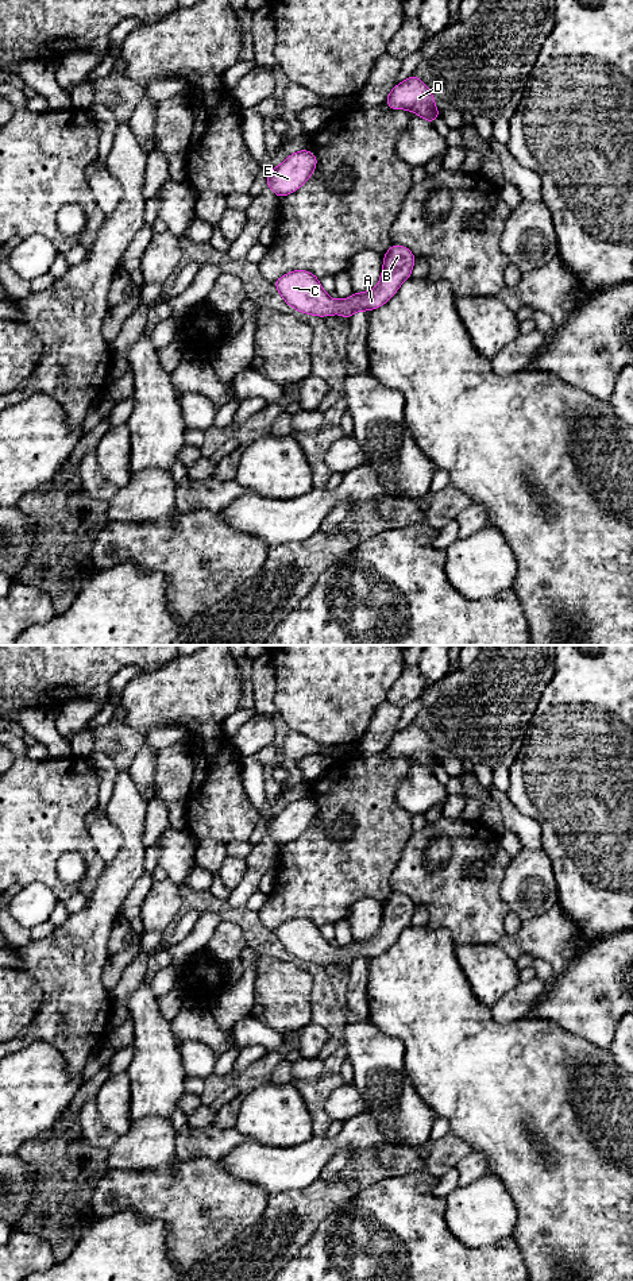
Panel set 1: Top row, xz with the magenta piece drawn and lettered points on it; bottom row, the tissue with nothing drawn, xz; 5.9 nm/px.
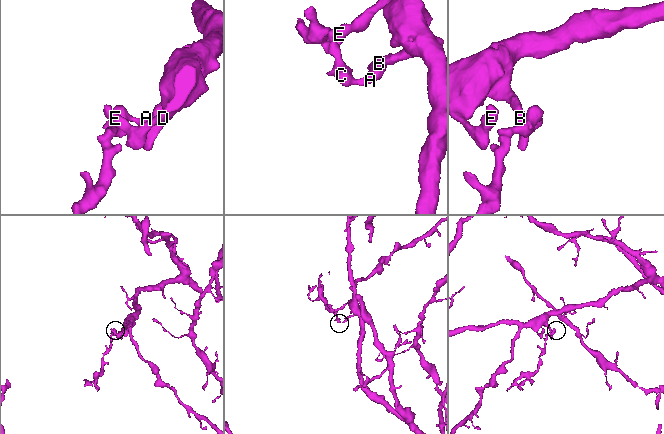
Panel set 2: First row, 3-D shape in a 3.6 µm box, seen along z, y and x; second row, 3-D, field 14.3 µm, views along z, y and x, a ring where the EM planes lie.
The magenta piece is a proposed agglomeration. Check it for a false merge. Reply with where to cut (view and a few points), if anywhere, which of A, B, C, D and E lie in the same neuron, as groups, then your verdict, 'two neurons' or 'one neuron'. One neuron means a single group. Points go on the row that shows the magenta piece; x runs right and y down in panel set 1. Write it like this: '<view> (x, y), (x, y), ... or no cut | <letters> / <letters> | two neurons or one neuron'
no cut | A B C D E | one neuron

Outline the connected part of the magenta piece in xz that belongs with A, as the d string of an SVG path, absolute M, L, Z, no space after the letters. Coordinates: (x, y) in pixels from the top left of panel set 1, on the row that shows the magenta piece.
M393 244L383 255L378 285L371 290L354 293L346 300L332 300L321 288L320 279L306 270L286 273L274 286L283 301L298 312L319 317L339 313L350 319L358 310L368 312L385 305L410 278L414 262L416 256L406 246Z

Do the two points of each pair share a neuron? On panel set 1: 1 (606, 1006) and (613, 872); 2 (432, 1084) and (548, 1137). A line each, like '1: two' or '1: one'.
1: two
2: one

